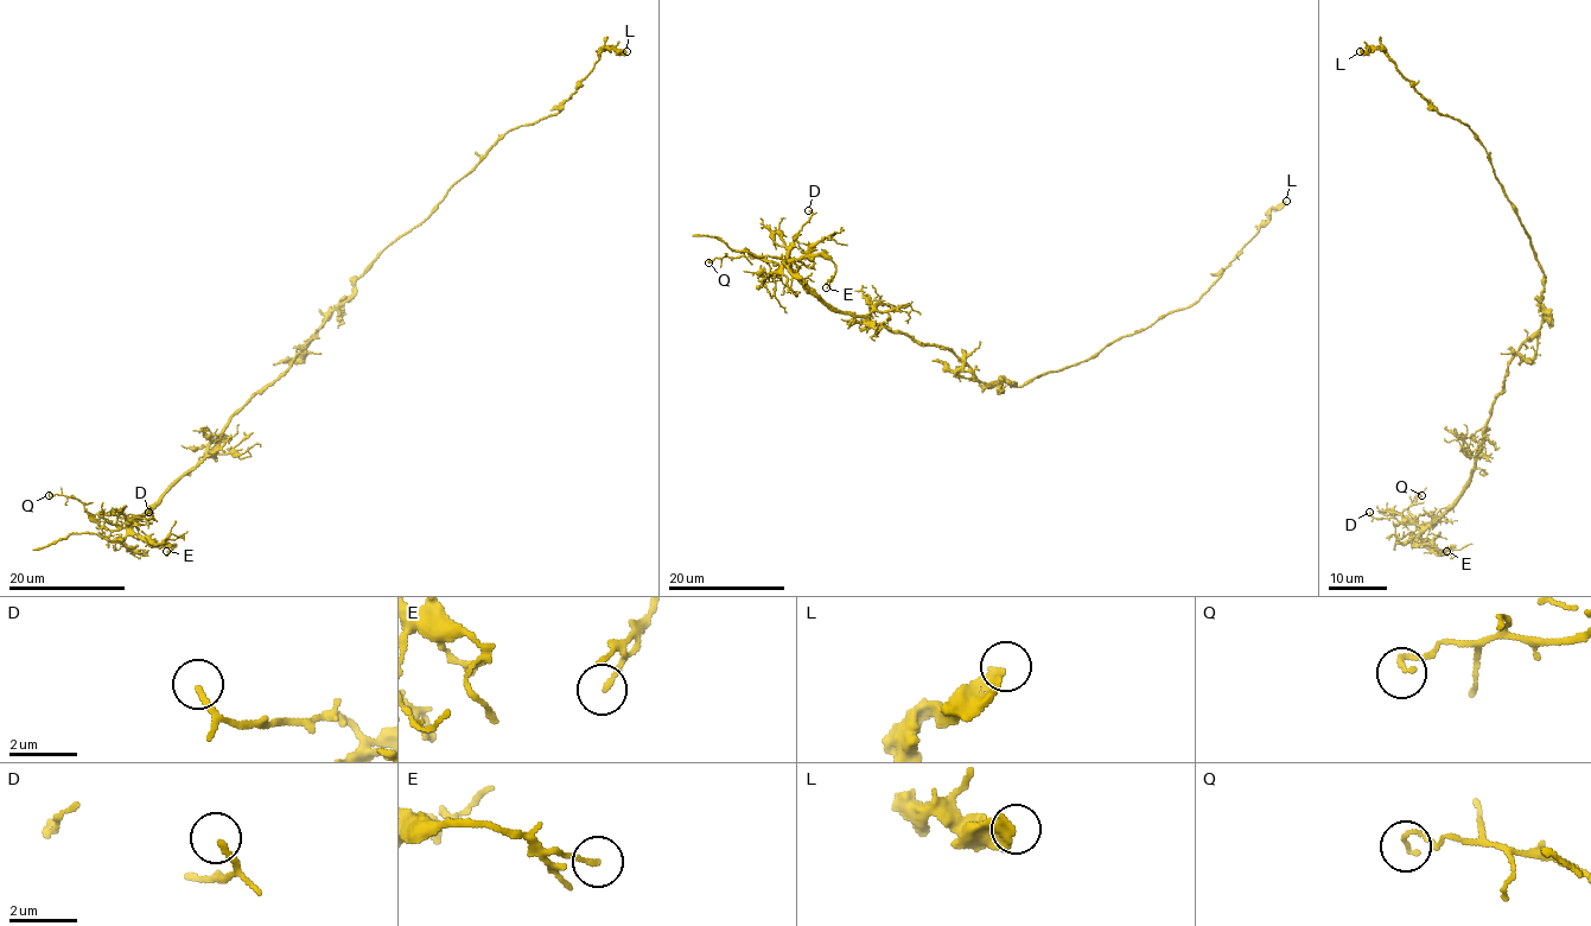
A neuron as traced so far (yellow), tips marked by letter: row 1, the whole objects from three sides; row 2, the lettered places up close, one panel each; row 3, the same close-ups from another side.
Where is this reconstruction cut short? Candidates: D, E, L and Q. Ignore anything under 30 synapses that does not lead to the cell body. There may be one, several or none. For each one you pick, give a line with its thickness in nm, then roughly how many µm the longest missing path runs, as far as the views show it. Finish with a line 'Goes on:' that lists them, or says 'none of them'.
Goes on: none of them

